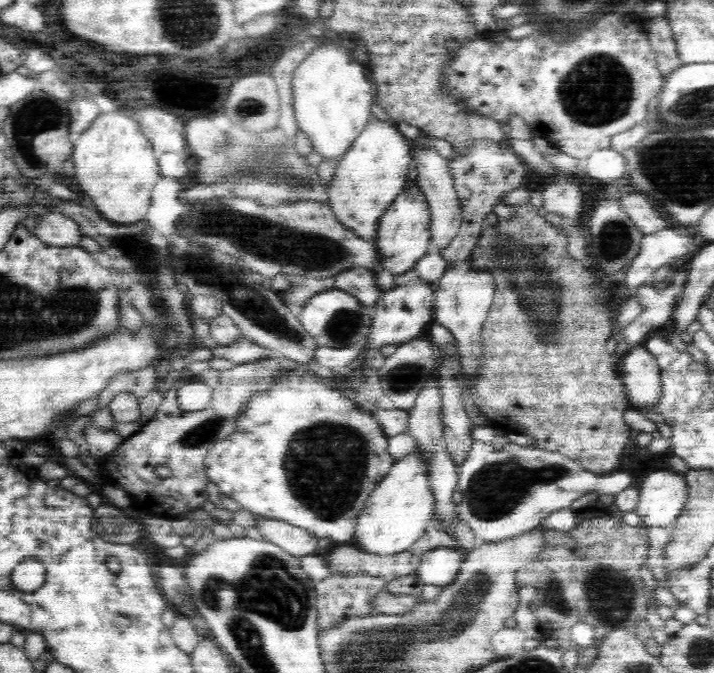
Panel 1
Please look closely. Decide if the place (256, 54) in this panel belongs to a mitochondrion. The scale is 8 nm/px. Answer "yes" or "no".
no

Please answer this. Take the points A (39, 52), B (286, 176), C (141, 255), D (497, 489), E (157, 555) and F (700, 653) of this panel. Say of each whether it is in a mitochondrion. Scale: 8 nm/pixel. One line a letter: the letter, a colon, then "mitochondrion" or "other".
A: other
B: mitochondrion
C: mitochondrion
D: mitochondrion
E: other
F: mitochondrion

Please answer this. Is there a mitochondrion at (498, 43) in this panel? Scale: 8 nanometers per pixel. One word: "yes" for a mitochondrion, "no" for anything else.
no

